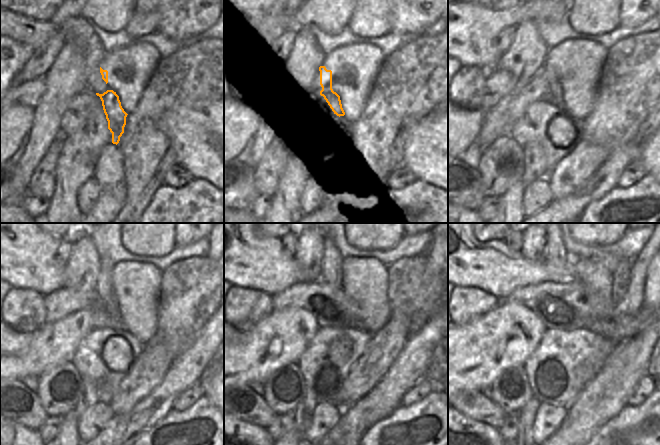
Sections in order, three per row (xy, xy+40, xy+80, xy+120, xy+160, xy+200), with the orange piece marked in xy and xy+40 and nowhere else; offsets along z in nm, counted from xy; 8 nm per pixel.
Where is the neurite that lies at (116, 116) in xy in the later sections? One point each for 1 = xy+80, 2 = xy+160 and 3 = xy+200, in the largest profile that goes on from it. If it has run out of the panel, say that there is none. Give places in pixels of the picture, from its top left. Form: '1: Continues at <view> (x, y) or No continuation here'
1: Continues at xy+80 (554, 89)
2: Continues at xy+160 (332, 260)
3: Continues at xy+200 (556, 256).

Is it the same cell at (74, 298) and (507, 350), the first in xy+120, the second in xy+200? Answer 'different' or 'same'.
different

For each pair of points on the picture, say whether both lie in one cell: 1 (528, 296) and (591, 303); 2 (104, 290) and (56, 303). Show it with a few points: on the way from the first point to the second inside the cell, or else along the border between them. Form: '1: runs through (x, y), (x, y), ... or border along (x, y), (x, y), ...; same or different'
1: runs through (544, 296), (560, 295), (568, 303), (575, 303); same
2: border along (95, 288), (103, 296), (110, 296), (112, 294); different

